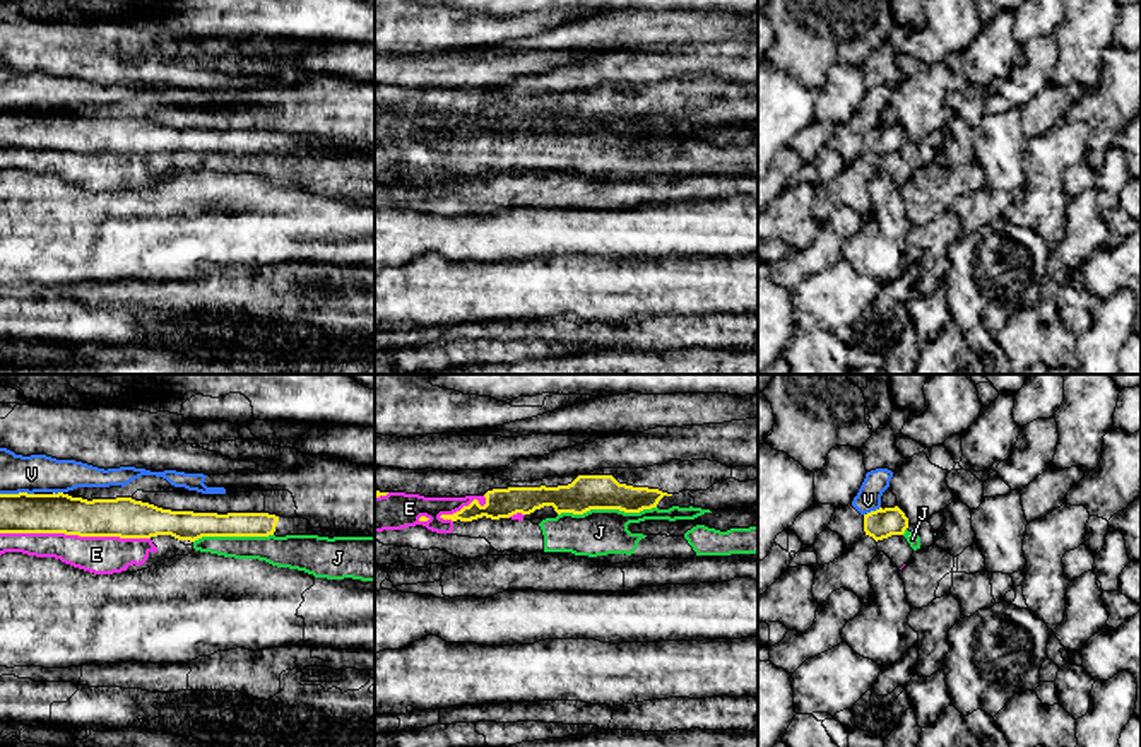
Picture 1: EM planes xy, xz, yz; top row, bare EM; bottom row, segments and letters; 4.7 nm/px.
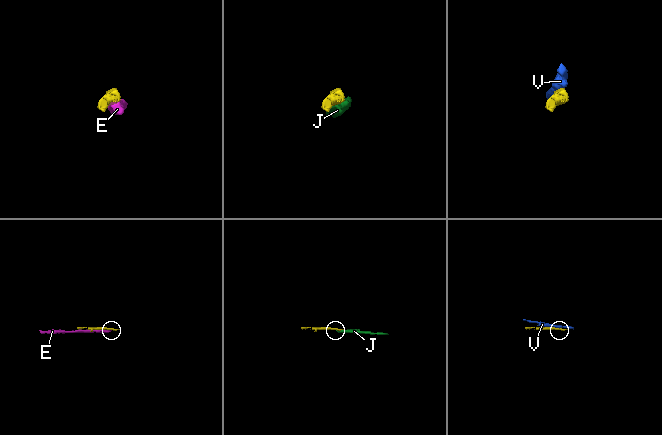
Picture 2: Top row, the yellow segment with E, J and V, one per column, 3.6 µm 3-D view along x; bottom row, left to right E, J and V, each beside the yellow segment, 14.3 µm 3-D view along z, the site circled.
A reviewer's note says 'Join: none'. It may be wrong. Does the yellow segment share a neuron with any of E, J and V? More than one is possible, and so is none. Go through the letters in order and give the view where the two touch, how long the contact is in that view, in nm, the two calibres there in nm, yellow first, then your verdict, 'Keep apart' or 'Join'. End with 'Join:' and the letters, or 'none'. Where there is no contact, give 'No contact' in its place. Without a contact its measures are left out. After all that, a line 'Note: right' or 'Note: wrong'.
E: Touches yellow in xy. Shared border 700 nm. Thickness 190 nm (yellow) against 180 nm. Keep apart
J: Touches yellow in xz. Shared border 460 nm. Thickness 170 nm (yellow) against 220 nm. Keep apart
V: Touches yellow in yz. Shared border 90 nm. Thickness 140 nm (yellow) against 120 nm. Keep apart
Join: none
Note: right

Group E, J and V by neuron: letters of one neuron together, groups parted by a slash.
E J / V

